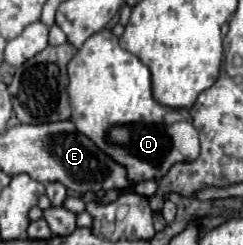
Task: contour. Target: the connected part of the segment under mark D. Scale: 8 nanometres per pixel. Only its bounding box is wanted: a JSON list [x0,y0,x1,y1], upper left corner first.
[69,30,199,182]

